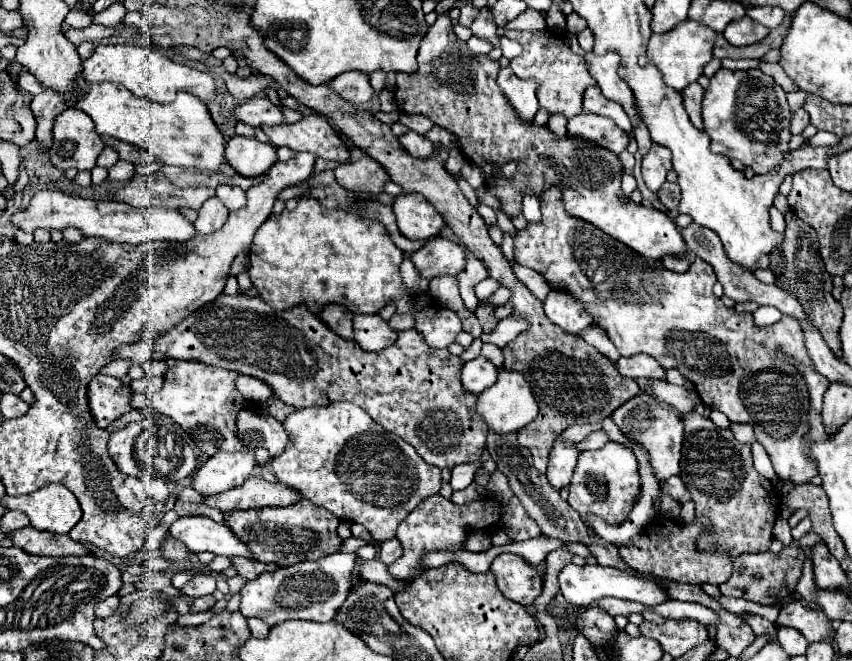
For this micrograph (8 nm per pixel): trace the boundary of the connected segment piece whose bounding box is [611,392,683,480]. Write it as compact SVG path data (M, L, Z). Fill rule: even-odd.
M643 392L641 396L635 396L635 400L629 400L621 408L617 408L613 412L611 420L617 424L617 428L625 434L627 440L631 440L647 450L649 464L651 464L657 480L669 478L671 474L679 474L681 442L683 442L683 422L679 418L679 412L663 410L661 404L653 396Z

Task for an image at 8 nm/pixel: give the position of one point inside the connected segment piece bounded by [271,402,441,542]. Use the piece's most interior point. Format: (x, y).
(337, 457)

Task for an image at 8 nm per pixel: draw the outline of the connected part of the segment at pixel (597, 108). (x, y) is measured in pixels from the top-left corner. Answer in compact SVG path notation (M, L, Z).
M591 86L585 90L583 94L583 108L585 112L593 112L593 114L601 114L607 116L611 120L617 122L619 128L623 128L625 132L631 132L631 122L627 120L627 114L623 112L623 108L611 100L607 100L597 86Z

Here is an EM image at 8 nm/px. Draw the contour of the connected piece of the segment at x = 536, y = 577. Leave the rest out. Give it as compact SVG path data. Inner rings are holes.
M499 554L491 564L491 572L503 596L521 606L531 606L543 590L541 574L517 554Z

